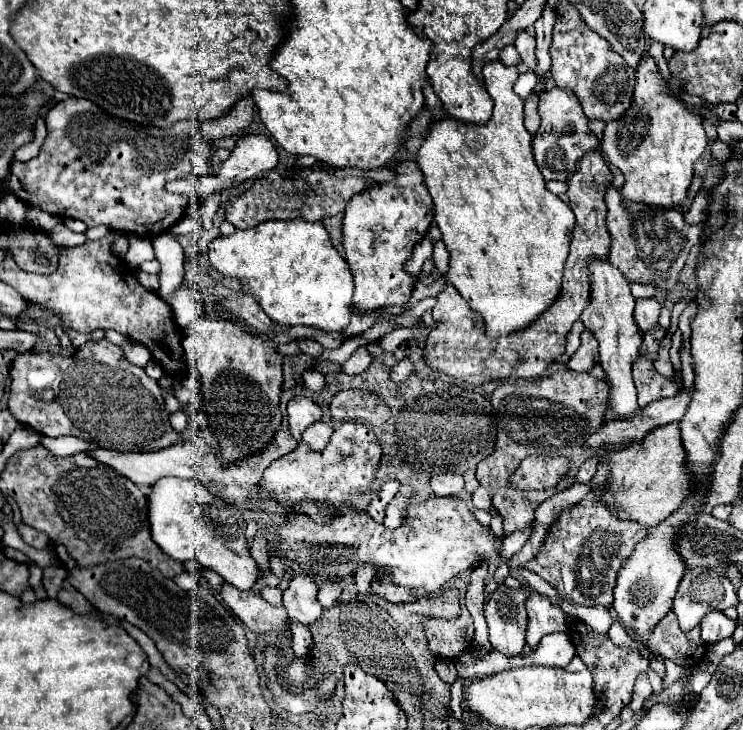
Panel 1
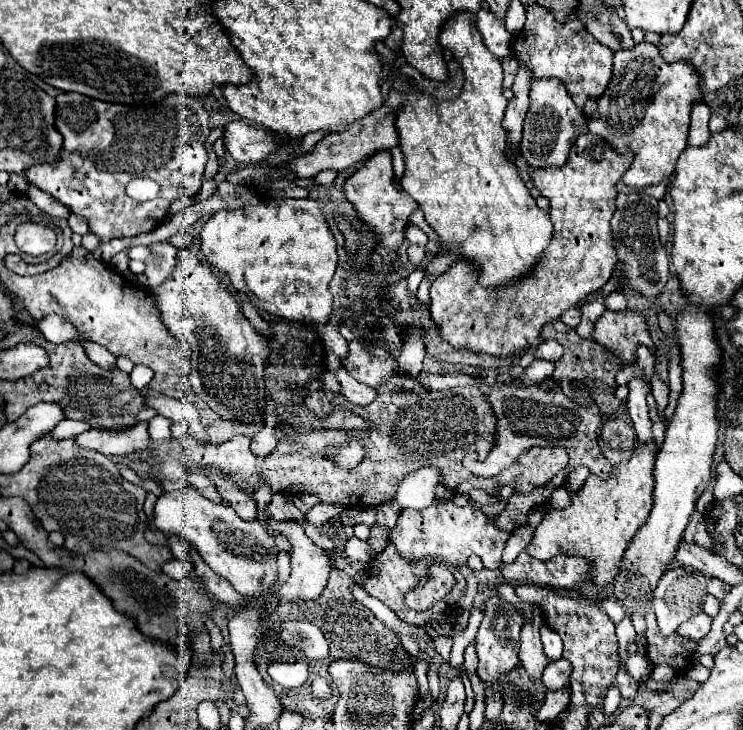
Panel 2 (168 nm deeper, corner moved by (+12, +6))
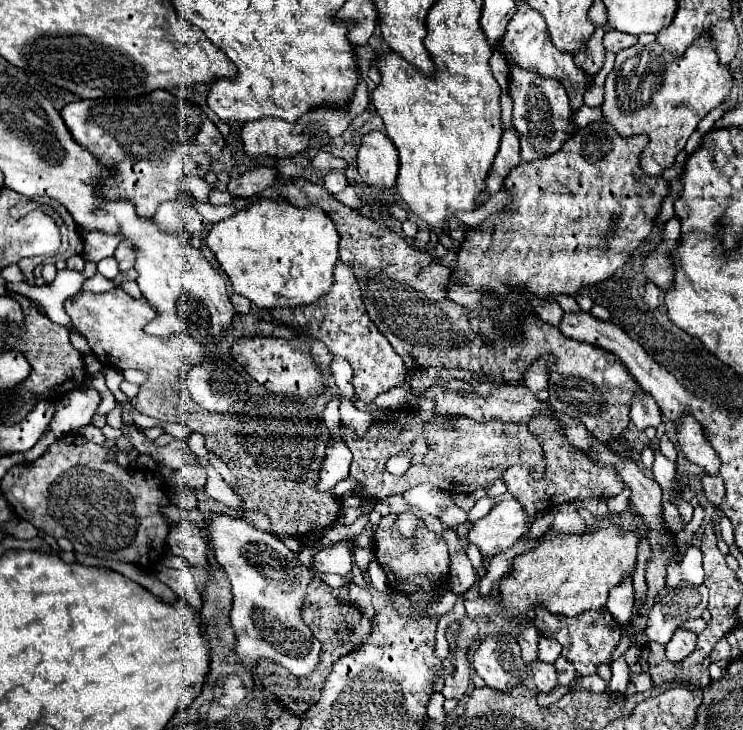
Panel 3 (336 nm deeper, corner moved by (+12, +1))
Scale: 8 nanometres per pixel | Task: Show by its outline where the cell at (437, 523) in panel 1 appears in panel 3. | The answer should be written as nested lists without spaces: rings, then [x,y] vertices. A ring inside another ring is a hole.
[[[502,500],[492,512],[474,522],[468,532],[468,540],[476,544],[484,558],[492,558],[498,552],[508,550],[524,532],[528,532],[532,522],[524,506],[518,500]]]

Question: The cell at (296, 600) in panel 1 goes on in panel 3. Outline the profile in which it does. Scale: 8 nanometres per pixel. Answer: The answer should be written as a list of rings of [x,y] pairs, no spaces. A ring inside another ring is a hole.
[[[366,528],[354,538],[334,542],[334,546],[328,546],[314,556],[314,572],[332,572],[340,576],[348,574],[352,570],[352,552],[356,548],[370,550],[372,540],[374,540],[374,530]]]

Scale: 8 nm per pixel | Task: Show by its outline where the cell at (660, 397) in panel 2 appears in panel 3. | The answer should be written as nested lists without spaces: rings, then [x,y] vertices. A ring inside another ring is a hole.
[[[664,434],[664,436],[660,438],[660,452],[662,452],[670,462],[676,462],[676,460],[678,460],[678,452],[676,452],[674,444],[668,440],[668,434]]]

